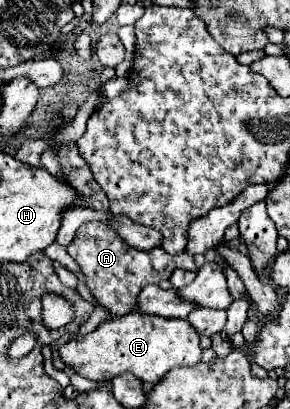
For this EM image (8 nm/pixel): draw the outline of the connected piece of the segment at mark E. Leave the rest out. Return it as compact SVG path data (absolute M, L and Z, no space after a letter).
M134 311L134 313L122 315L122 317L108 319L108 321L100 323L92 333L80 335L80 337L72 339L70 343L62 345L60 357L62 357L64 365L72 367L80 377L86 377L86 379L92 379L92 381L110 383L116 375L128 371L128 373L134 373L136 377L140 377L142 381L158 383L172 367L196 365L202 357L202 349L200 349L200 337L198 337L196 329L186 319L164 319L164 317Z

